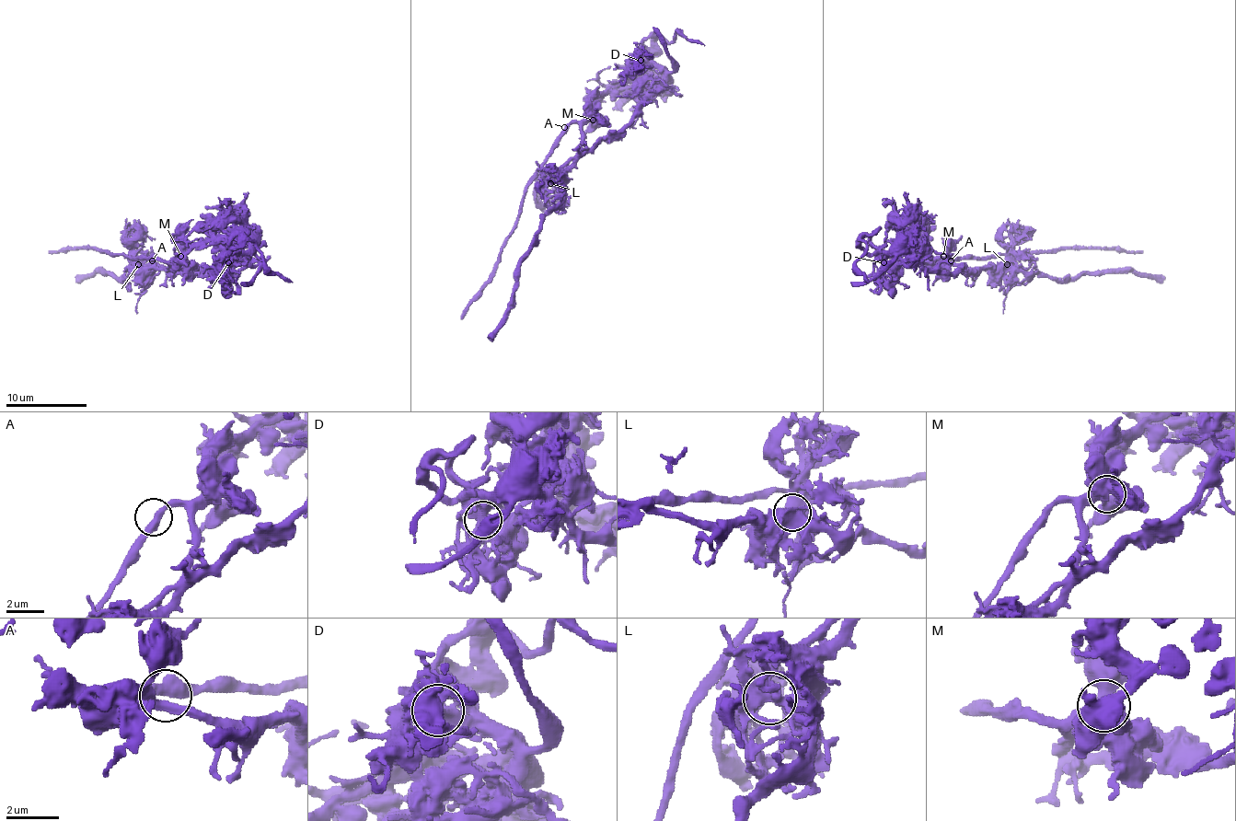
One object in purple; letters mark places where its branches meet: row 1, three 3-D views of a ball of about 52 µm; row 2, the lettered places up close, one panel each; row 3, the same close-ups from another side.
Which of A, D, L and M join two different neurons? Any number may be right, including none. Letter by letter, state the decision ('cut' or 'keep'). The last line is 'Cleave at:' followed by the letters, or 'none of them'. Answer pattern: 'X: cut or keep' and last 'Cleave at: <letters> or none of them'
A: keep
D: cut
L: cut
M: keep
Cleave at: D, L

